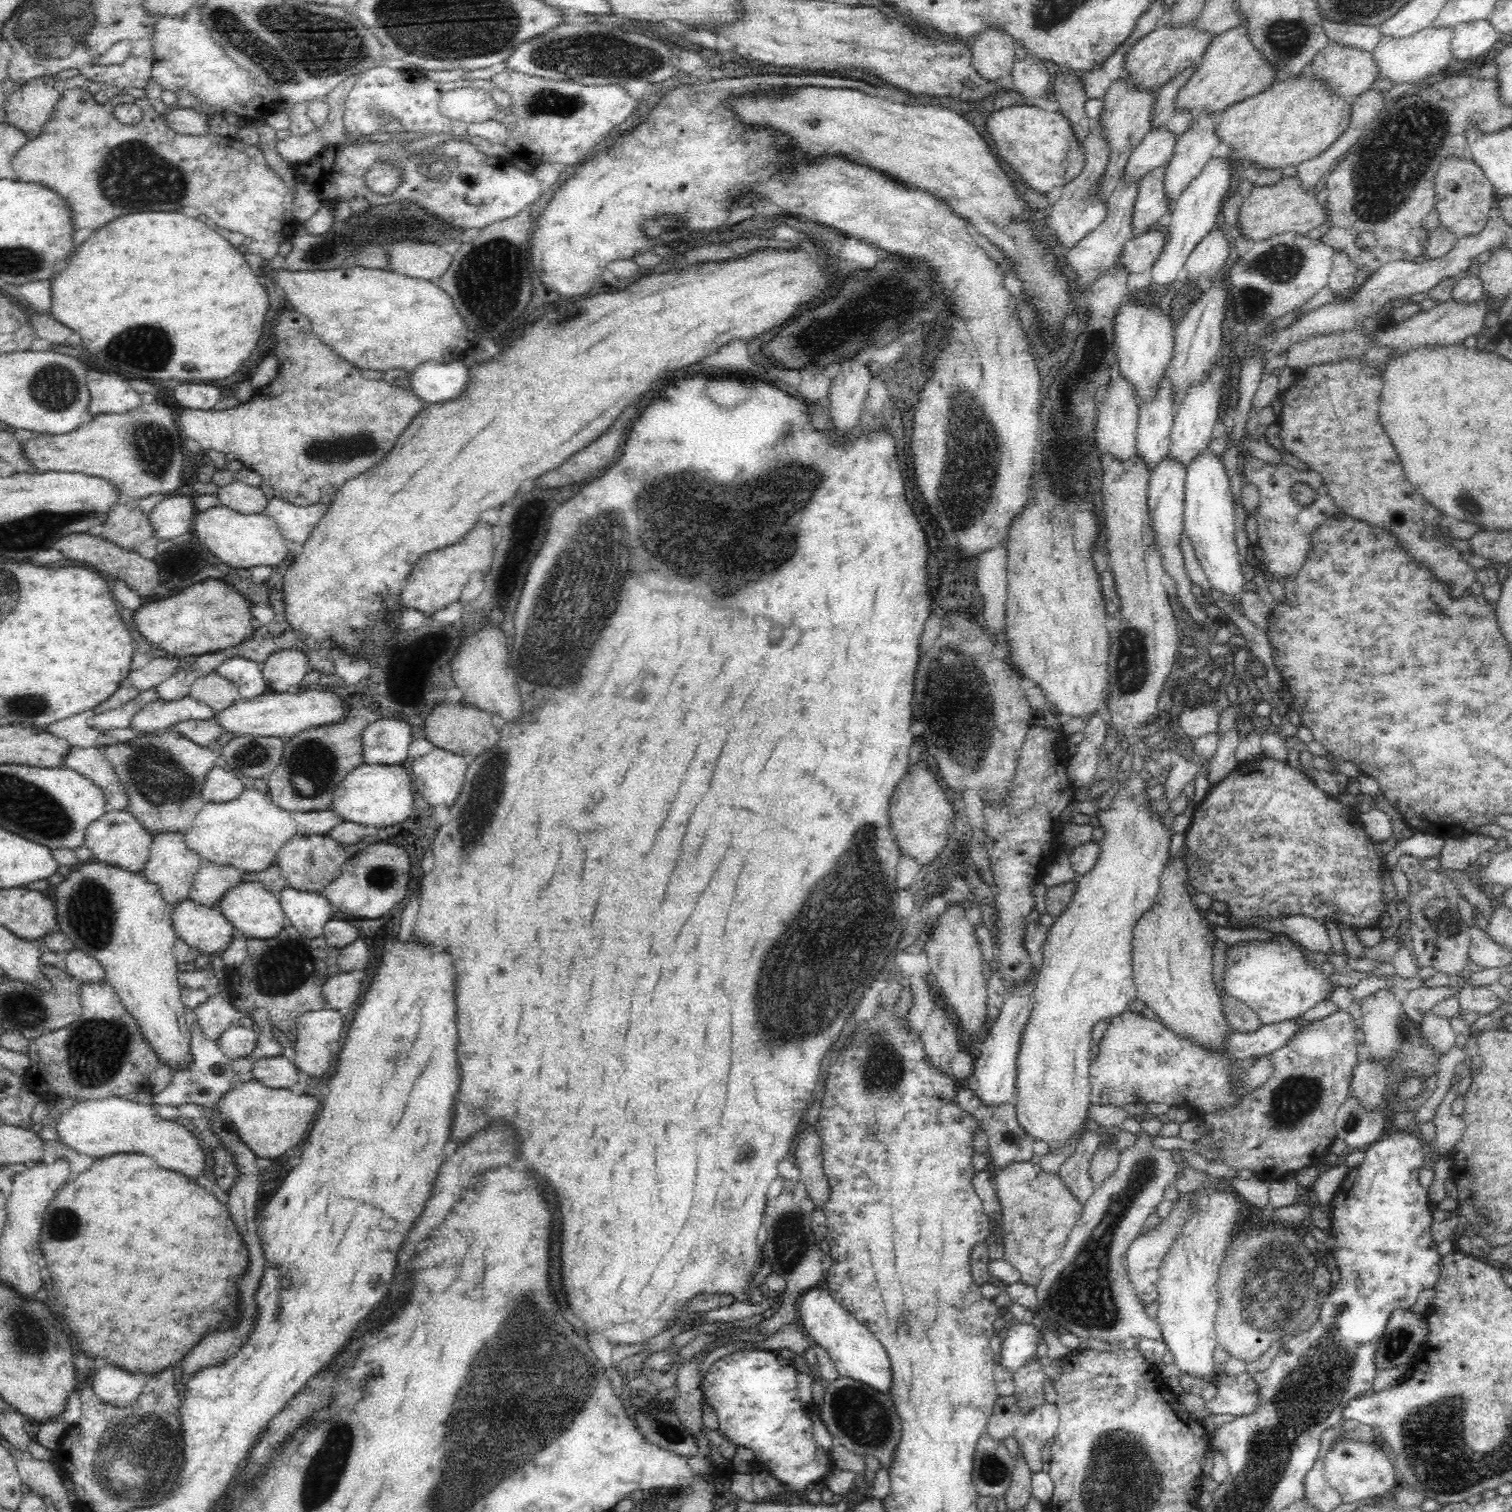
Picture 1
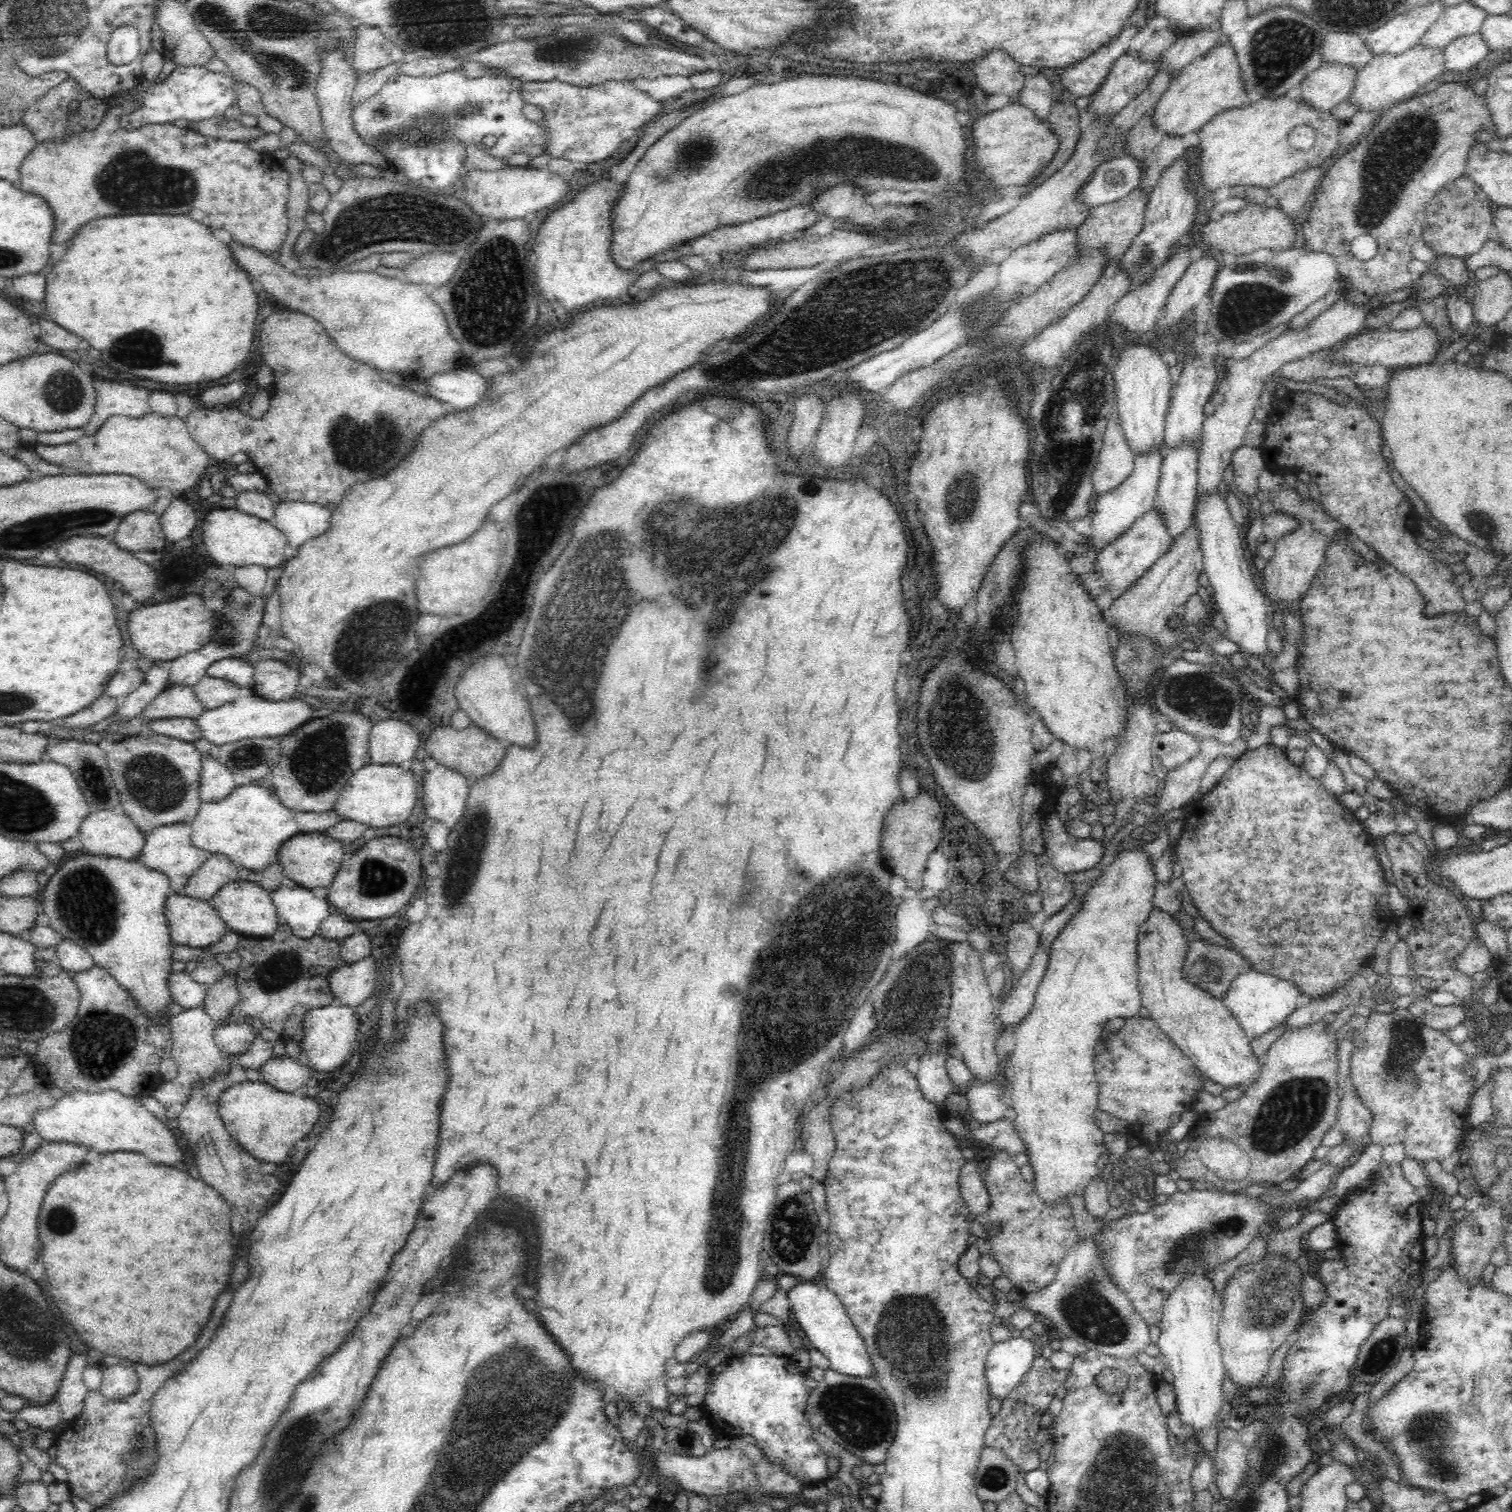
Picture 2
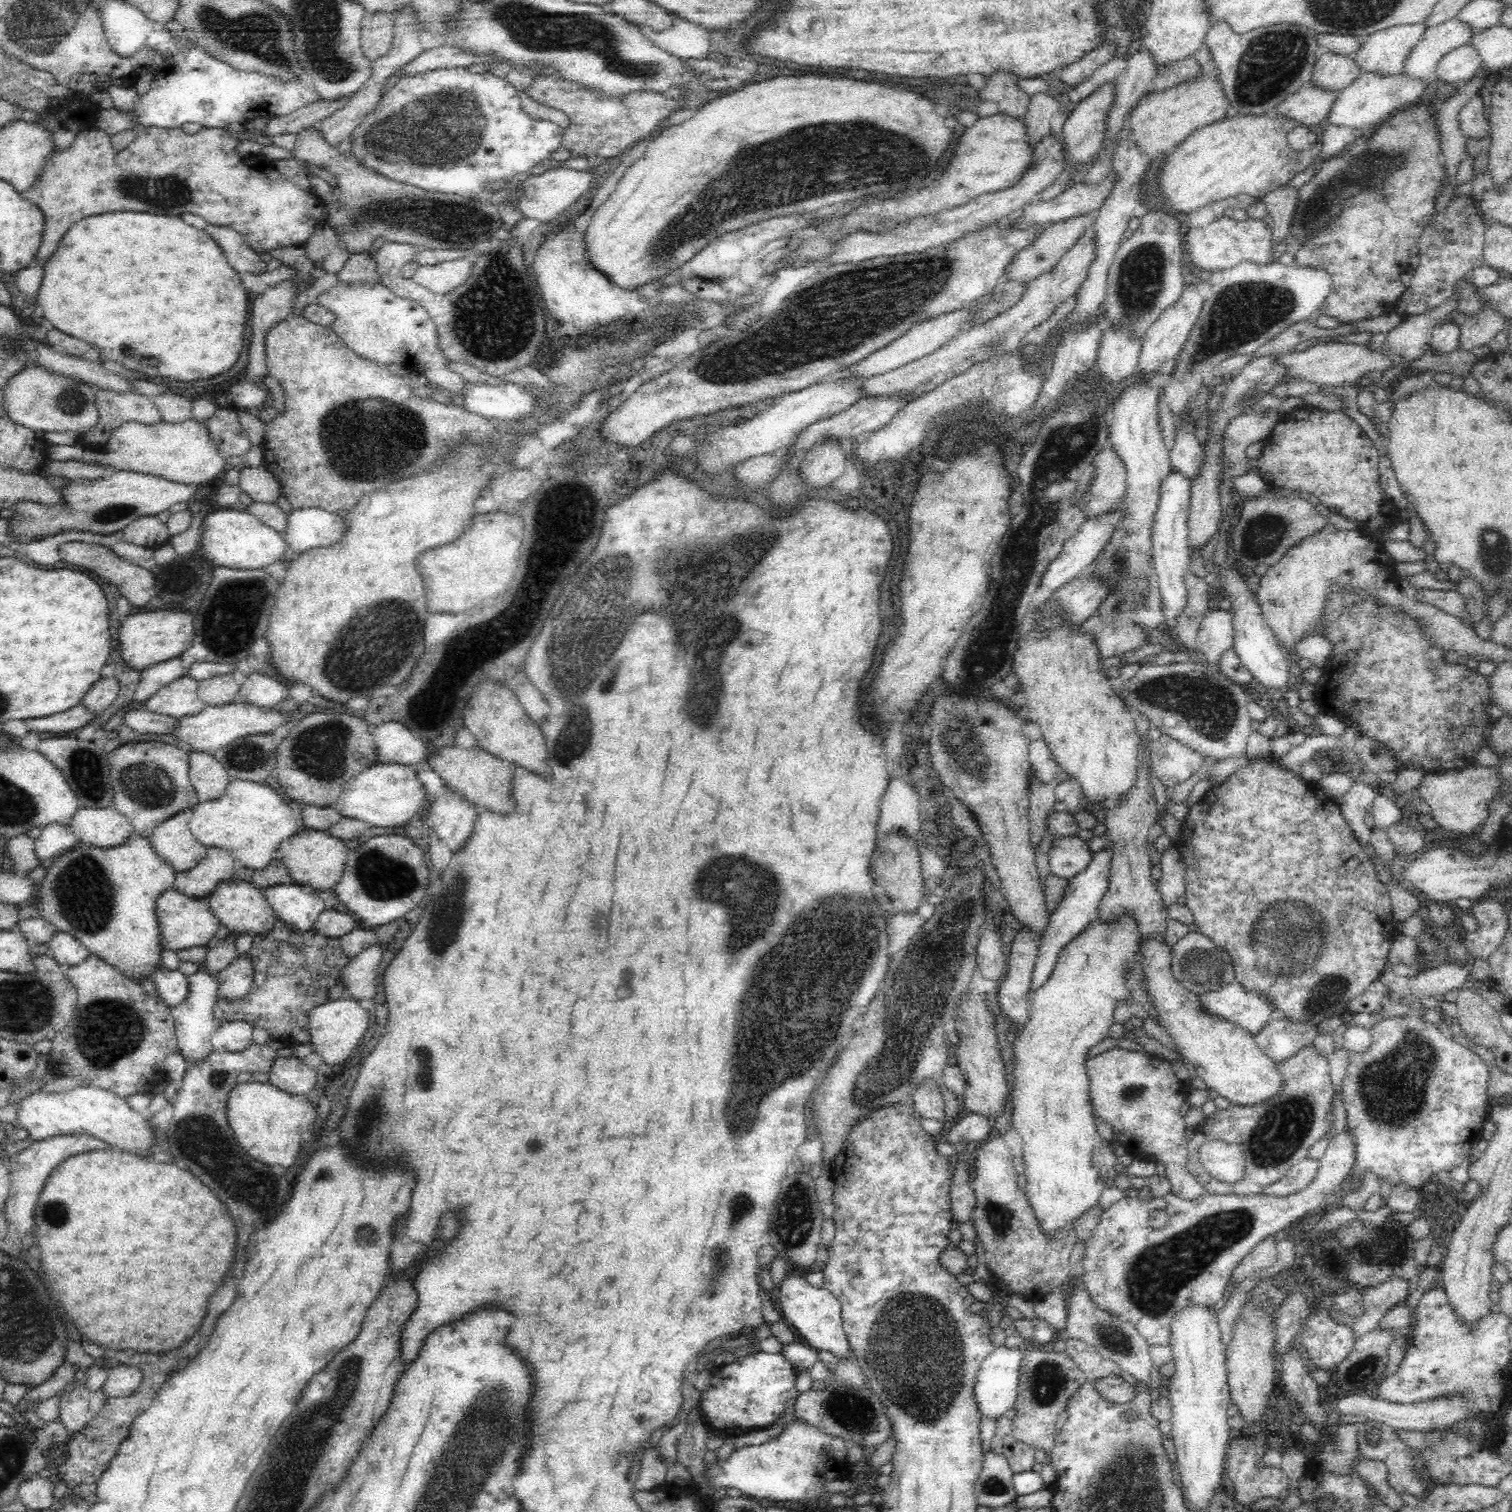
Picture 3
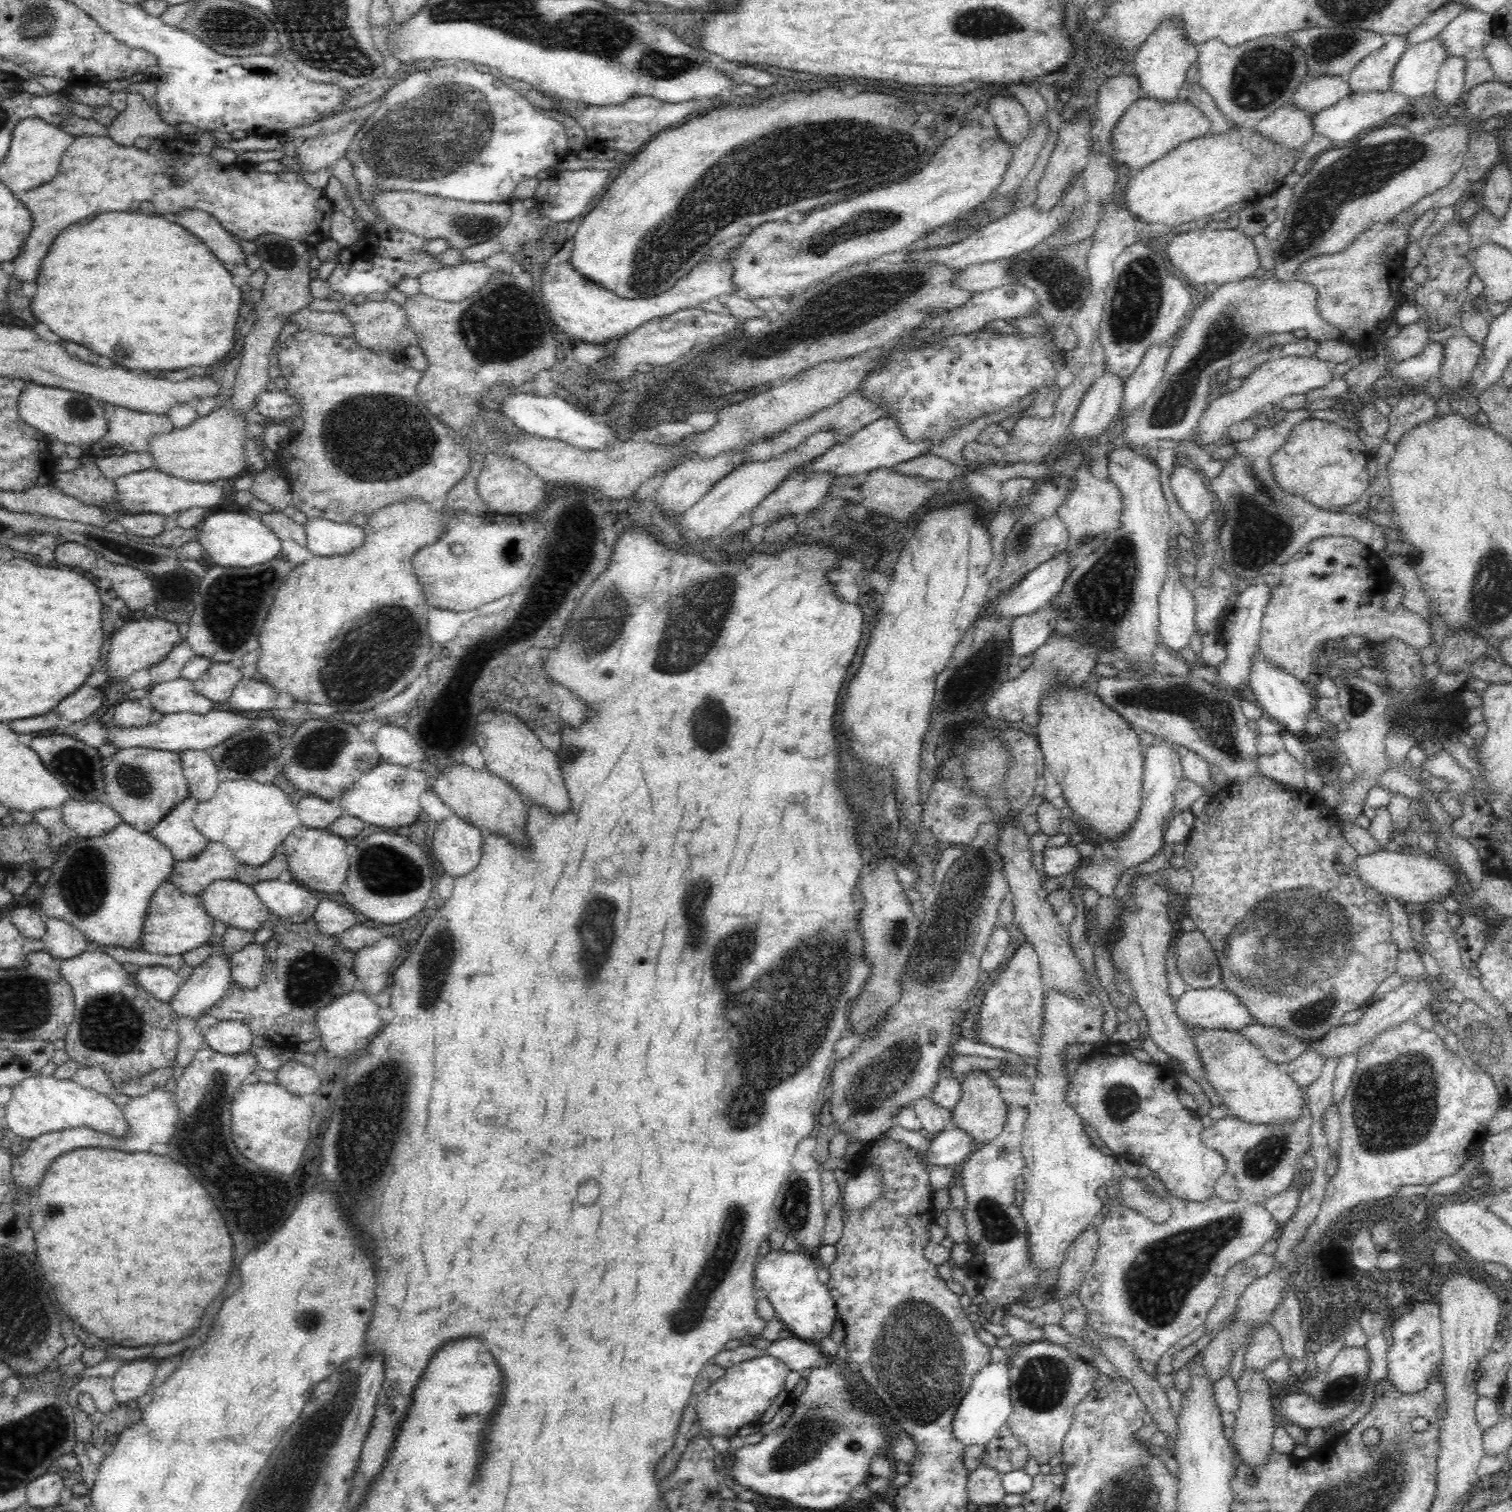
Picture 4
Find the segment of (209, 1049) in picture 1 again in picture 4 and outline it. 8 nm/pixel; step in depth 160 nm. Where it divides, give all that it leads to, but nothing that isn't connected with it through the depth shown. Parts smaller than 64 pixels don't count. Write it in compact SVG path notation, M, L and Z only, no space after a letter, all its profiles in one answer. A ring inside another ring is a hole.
M214 945L212 954L182 981L168 1003L179 1016L194 1019L204 1016L204 1010L228 994L233 982L229 956L223 951L223 946Z

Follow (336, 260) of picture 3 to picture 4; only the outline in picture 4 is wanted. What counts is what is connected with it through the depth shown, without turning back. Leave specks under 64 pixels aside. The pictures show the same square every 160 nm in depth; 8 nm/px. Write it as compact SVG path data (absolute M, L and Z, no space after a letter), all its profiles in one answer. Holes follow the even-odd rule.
M266 233L258 234L252 241L256 246L254 254L262 260L261 269L267 273L267 281L263 286L263 300L254 307L256 322L245 337L233 394L228 400L224 400L220 408L214 408L206 416L198 417L190 426L149 438L149 453L153 456L154 468L184 480L214 482L219 478L239 477L250 471L244 455L245 440L251 438L246 430L246 416L250 410L255 410L257 396L266 390L272 346L285 325L286 318L309 307L314 300L310 292L311 279L308 277L311 270L308 266L308 250L315 249L315 246Z

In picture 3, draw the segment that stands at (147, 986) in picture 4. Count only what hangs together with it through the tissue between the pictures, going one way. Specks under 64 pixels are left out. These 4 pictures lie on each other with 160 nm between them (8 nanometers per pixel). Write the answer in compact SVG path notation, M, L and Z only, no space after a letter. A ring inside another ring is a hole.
M157 965L150 977L155 984L159 998L169 1007L178 1006L186 1000L188 979L181 970Z

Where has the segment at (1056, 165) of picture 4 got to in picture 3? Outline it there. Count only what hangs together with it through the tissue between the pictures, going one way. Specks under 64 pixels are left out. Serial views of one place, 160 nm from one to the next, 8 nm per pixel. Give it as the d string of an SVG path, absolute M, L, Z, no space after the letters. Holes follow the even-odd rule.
M1106 84L1100 86L1096 92L1090 94L1088 98L1078 102L1076 108L1072 110L1064 124L1063 132L1063 152L1065 155L1064 171L1077 169L1085 164L1091 164L1092 158L1098 154L1106 130L1106 118L1109 114L1111 104L1114 103L1114 86Z

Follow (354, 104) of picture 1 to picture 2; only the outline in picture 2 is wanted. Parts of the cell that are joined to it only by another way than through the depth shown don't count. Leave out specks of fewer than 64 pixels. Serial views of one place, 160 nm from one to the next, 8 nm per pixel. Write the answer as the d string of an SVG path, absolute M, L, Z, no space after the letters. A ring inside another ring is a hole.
M458 66L452 70L447 70L439 74L436 73L436 75L432 75L430 78L426 75L407 76L401 72L393 74L392 78L386 82L386 85L384 85L384 88L382 88L378 94L372 96L370 100L366 100L366 102L362 102L360 105L356 105L356 108L354 108L352 112L352 121L354 130L360 135L360 138L362 138L366 144L372 146L373 150L376 150L387 158L390 162L390 168L394 168L394 170L402 170L402 172L406 174L406 178L410 178L410 182L414 182L416 186L424 186L424 188L428 190L449 191L460 182L459 176L464 172L462 162L464 162L464 156L466 156L466 150L464 150L464 148L467 148L466 145L474 146L476 149L480 149L481 151L484 151L484 153L486 152L486 154L494 156L494 158L506 160L506 162L508 162L512 155L525 153L525 147L540 146L542 149L546 148L547 142L550 142L549 132L547 132L547 130L540 124L525 118L522 113L524 104L525 102L522 101L521 92L518 92L518 90L515 89L509 75L503 73L499 75L487 74L482 76L482 78L467 78L462 72L462 69L460 69L460 66ZM486 136L496 136L496 144L494 144L494 146L486 146L486 144L484 144L484 138L486 138Z

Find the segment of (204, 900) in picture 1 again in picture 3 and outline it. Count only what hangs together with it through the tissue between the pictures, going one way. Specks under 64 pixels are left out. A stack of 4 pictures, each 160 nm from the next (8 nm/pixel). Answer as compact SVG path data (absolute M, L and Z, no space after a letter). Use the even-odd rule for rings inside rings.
M210 847L194 868L176 872L173 888L186 896L206 898L220 882L234 877L234 862L226 850Z

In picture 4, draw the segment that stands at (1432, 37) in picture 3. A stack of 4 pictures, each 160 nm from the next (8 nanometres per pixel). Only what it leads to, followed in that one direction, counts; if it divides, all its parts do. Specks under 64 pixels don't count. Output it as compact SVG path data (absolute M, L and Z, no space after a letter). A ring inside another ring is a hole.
M1438 37L1430 38L1430 40L1406 48L1396 62L1394 70L1392 70L1390 92L1400 94L1407 99L1407 102L1412 103L1416 99L1432 94L1438 79L1439 68L1447 57L1446 47Z

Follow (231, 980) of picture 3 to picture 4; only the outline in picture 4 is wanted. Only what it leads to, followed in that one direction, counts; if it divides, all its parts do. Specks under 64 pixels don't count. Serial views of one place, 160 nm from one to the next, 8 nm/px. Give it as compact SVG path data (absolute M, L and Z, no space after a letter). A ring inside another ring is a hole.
M254 942L247 944L229 956L229 961L232 985L253 989L260 984L265 963L264 945Z

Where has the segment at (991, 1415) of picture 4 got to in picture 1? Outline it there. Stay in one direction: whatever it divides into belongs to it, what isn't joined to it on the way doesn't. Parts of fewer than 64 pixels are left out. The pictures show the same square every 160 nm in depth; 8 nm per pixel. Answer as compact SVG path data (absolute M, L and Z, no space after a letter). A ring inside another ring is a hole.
M1016 1322L1002 1340L1001 1350L995 1364L1012 1376L1018 1369L1036 1358L1039 1332L1032 1324Z

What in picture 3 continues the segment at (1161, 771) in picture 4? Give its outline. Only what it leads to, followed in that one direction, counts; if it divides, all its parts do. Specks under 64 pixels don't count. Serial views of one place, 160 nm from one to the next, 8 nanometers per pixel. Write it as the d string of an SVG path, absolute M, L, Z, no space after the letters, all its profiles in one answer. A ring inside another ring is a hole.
M1106 844L1104 848L1092 854L1088 866L1069 879L1068 886L1056 910L1050 914L1049 925L1039 940L1038 956L1034 965L1031 978L1031 994L1038 990L1048 980L1054 970L1059 952L1076 936L1082 934L1086 927L1096 920L1099 904L1109 887L1109 872L1113 859L1112 844Z

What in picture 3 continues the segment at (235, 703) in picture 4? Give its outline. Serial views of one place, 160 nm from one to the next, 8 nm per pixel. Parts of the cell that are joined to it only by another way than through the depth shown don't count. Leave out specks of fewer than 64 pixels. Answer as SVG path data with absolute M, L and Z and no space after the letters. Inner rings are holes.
M253 672L240 685L238 700L242 704L250 704L258 708L271 709L285 700L290 685L280 682L272 676Z

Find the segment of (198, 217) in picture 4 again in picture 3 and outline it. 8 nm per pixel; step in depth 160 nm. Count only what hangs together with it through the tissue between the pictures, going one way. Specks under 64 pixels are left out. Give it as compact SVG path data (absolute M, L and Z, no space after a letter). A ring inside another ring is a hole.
M208 224L204 229L222 249L229 265L237 272L266 272L263 256L248 246L244 237L232 228Z

